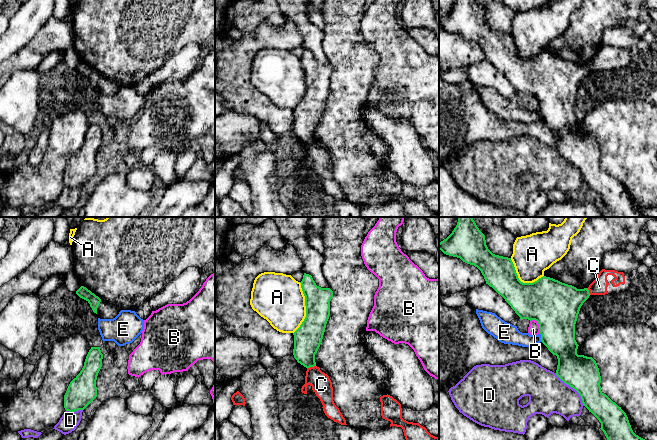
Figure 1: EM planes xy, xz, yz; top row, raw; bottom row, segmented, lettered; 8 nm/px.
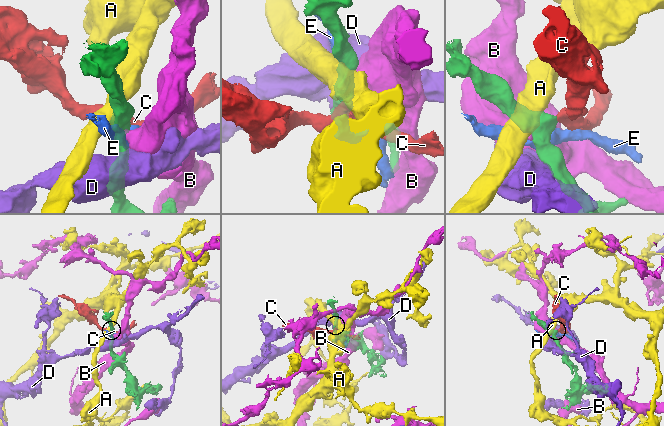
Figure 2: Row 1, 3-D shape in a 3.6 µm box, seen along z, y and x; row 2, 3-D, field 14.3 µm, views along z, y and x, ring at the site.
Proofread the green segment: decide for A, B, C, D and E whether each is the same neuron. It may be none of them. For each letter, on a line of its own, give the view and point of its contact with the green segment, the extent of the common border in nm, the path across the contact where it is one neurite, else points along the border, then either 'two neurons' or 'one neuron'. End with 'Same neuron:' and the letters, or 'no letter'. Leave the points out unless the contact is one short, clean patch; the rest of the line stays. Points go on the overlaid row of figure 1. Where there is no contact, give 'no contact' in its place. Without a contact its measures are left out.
A: contact xz (306, 308); length 420 nm; two neurons
B: contact yz (539, 325); length 140 nm; two neurons
C: contact xz (311, 366); length 80 nm; border xz (315, 365), (307, 368); two neurons
D: contact yz (573, 388); length 360 nm; two neurons
E: contact yz (541, 337); length 70 nm; two neurons
Same neuron: no letter

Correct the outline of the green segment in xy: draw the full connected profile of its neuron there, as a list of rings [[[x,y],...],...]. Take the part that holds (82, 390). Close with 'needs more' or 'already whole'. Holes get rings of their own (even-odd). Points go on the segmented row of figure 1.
[[[91,347],[80,373],[70,382],[64,395],[64,408],[75,412],[84,410],[96,397],[96,380],[102,367],[100,347]]] | already whole

